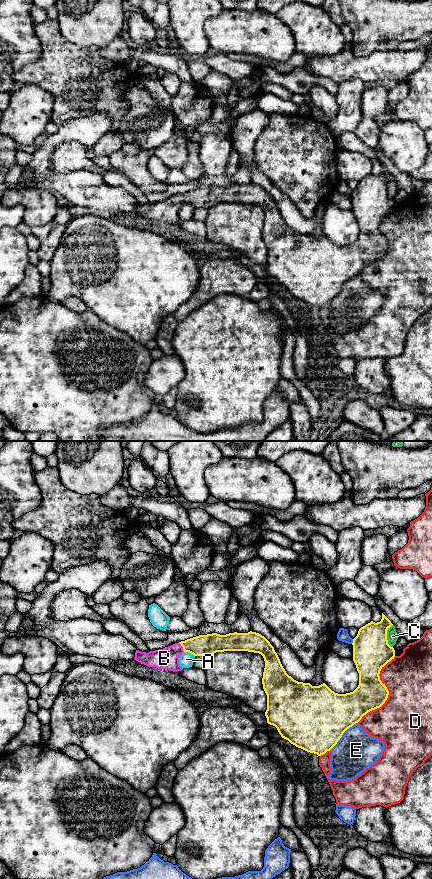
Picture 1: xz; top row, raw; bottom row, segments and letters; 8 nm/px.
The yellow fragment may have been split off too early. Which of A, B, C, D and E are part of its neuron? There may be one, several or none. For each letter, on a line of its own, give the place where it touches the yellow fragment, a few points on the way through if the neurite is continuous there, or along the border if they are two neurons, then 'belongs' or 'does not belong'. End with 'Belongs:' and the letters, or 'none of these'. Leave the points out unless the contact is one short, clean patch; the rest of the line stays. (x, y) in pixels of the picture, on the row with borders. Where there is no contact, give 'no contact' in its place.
A: contact xz (189, 652); border xz (184, 651), (188, 651), (194, 656); does not belong
B: contact xz (182, 646); way xz (203, 645), (182, 646), (167, 658); belongs
C: contact xz (386, 636); does not belong
D: contact xz (388, 692); does not belong
E: contact xz (342, 734); does not belong
Belongs: B

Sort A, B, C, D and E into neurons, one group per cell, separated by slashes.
A / B / C / D / E

